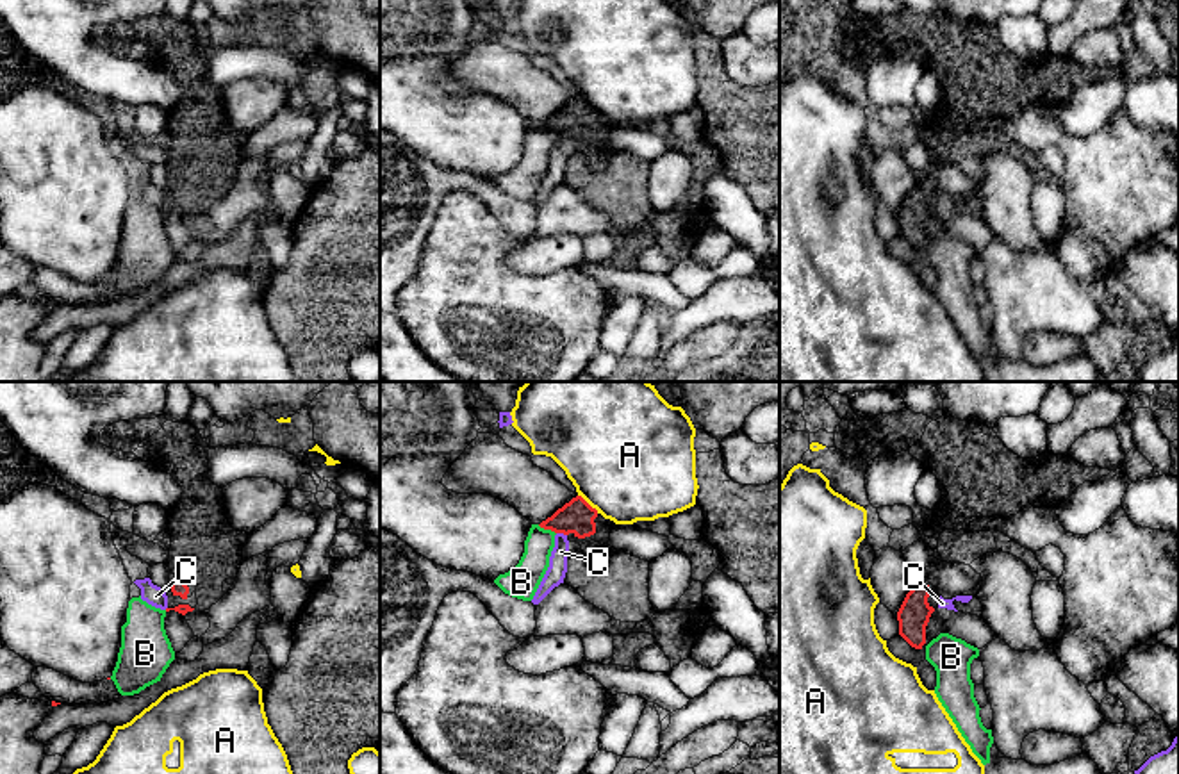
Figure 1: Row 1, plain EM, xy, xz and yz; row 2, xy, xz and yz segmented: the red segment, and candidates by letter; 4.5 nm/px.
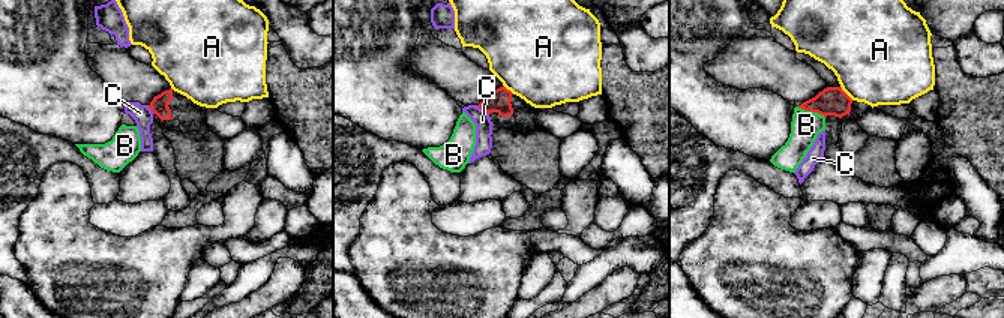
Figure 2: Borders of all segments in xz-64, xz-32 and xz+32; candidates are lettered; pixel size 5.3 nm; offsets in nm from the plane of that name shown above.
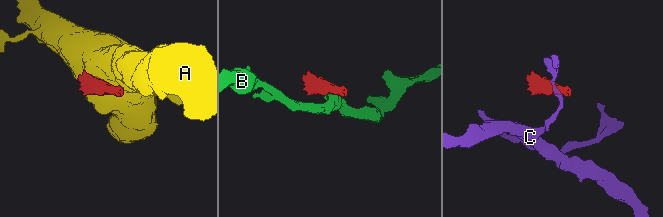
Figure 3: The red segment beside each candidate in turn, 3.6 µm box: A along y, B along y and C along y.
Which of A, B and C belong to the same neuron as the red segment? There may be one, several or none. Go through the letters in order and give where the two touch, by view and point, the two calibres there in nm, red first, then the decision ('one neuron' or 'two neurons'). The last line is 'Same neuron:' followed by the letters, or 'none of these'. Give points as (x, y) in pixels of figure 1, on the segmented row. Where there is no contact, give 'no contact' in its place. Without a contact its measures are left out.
A: xz (587, 503) | 150/500 nm | two neurons
B: xz (546, 528) | 150/140 nm | two neurons
C: xz (562, 532) | 150/90 nm | two neurons
Same neuron: none of these

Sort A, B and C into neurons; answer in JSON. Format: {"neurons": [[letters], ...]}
{"neurons": [["A"], ["B"], ["C"]]}

